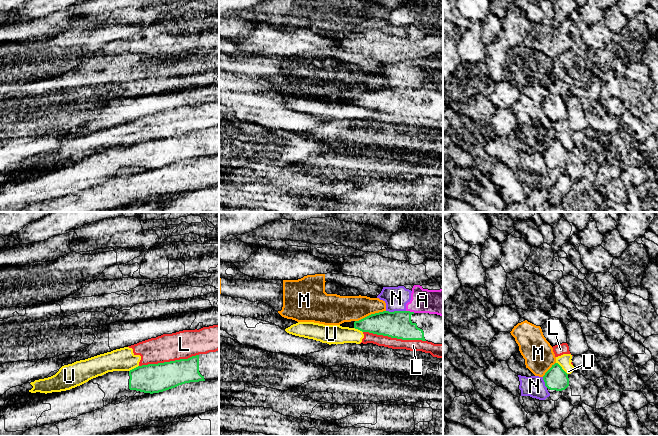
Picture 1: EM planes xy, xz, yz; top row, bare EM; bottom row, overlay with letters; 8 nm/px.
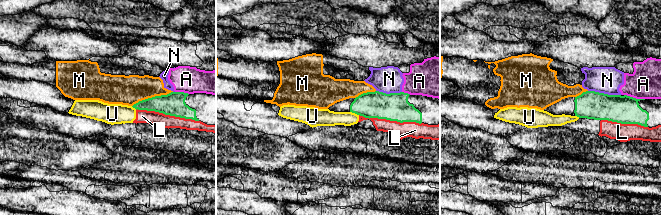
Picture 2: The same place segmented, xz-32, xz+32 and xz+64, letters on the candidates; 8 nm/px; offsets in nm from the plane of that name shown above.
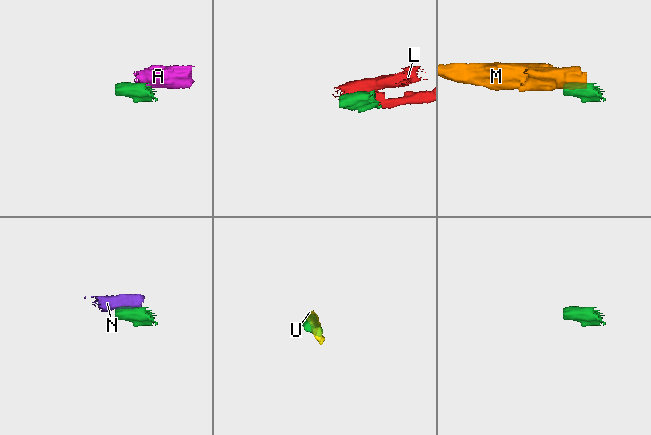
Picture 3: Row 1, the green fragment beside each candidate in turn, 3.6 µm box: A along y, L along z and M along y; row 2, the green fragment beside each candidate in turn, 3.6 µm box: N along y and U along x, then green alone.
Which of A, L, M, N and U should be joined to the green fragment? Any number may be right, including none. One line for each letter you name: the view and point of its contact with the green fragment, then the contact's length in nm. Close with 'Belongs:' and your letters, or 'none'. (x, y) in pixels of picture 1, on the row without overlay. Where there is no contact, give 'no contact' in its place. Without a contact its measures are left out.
Belongs: none

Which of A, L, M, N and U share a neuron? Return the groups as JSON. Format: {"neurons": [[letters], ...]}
{"neurons": [["A", "N"], ["L", "U"], ["M"]]}

